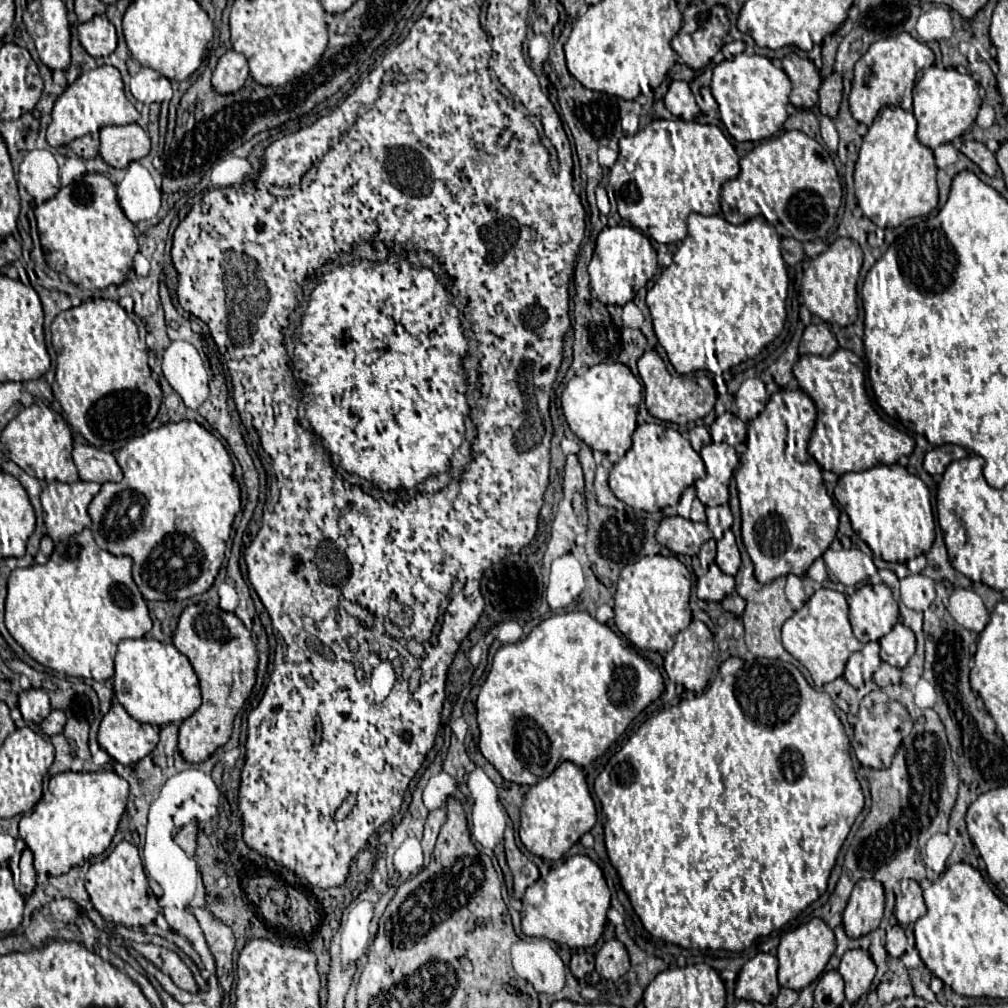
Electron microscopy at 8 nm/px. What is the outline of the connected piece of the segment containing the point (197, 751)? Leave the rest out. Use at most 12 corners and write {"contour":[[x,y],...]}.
{"contour":[[187,605],[173,645],[201,707],[179,727],[185,761],[231,737],[255,685],[257,647],[241,619]]}

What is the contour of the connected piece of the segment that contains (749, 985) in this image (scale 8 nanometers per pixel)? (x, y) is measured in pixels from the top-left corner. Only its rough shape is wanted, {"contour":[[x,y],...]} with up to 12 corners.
{"contour":[[757,953],[739,971],[735,997],[773,1003],[777,957]]}

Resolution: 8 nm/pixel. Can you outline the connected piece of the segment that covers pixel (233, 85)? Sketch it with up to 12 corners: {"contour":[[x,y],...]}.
{"contour":[[231,49],[217,61],[213,87],[239,91],[249,77],[247,59]]}

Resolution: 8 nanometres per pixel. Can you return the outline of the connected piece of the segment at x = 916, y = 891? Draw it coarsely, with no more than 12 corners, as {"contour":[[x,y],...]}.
{"contour":[[899,883],[897,921],[911,925],[925,915],[919,883]]}

